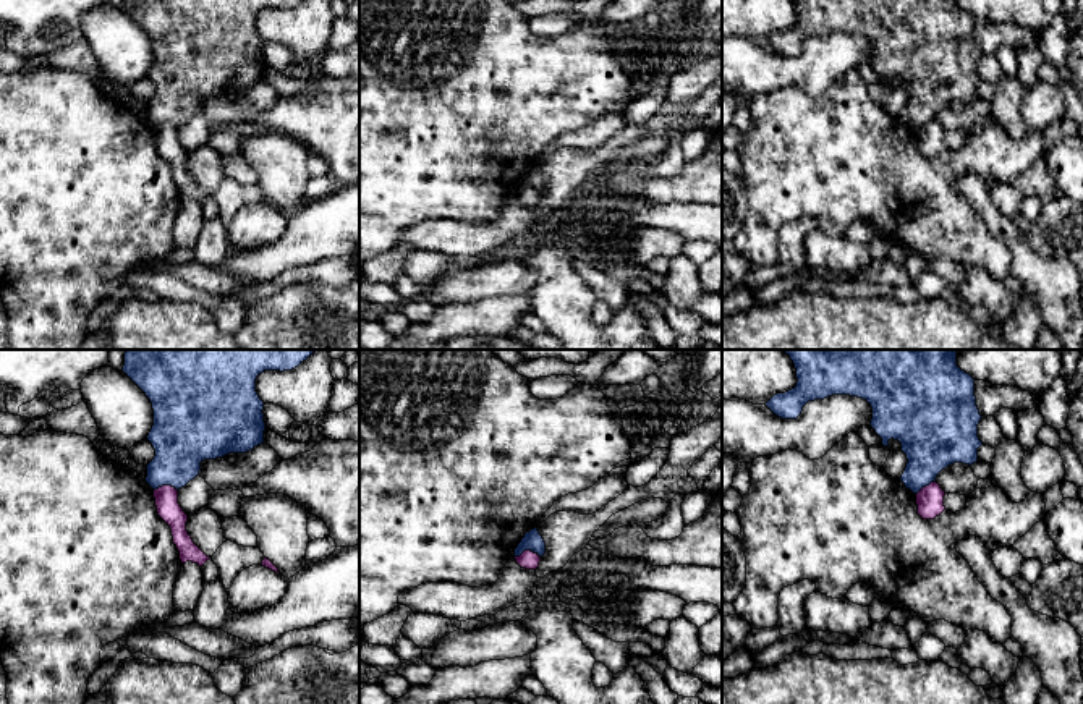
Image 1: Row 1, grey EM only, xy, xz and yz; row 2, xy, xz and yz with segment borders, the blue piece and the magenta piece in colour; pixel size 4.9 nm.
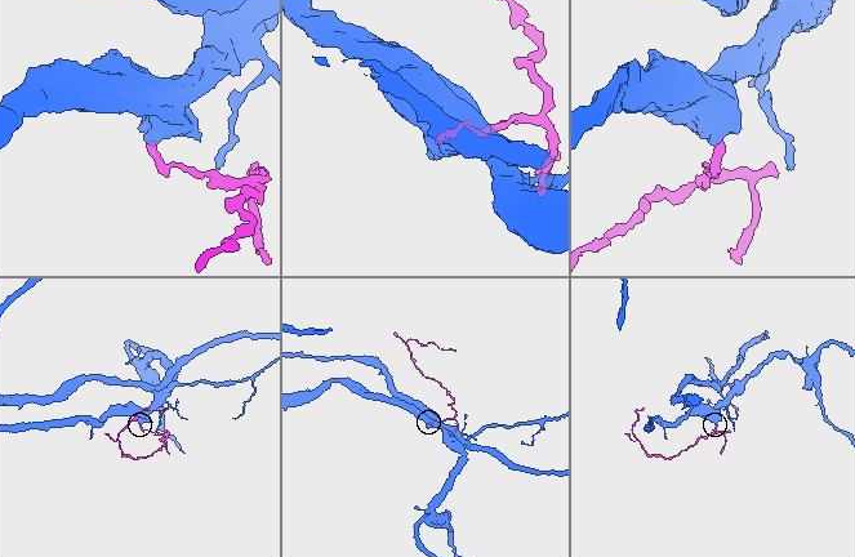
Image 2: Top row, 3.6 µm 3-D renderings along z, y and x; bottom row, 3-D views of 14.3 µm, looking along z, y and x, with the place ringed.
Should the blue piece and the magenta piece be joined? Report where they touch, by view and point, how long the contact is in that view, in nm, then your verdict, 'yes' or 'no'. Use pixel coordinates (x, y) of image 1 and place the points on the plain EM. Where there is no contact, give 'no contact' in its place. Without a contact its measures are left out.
contact xz (526, 186); length 130 nm; no

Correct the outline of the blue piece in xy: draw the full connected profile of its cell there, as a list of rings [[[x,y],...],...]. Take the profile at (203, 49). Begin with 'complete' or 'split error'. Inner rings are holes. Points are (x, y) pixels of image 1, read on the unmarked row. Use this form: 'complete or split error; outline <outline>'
complete; outline [[[125,0],[123,10],[146,31],[154,47],[154,63],[147,78],[155,87],[146,104],[146,120],[155,128],[172,123],[176,128],[199,113],[204,97],[222,95],[228,91],[246,91],[264,81],[264,39],[256,29],[256,16],[264,8],[291,8],[301,0]]]

